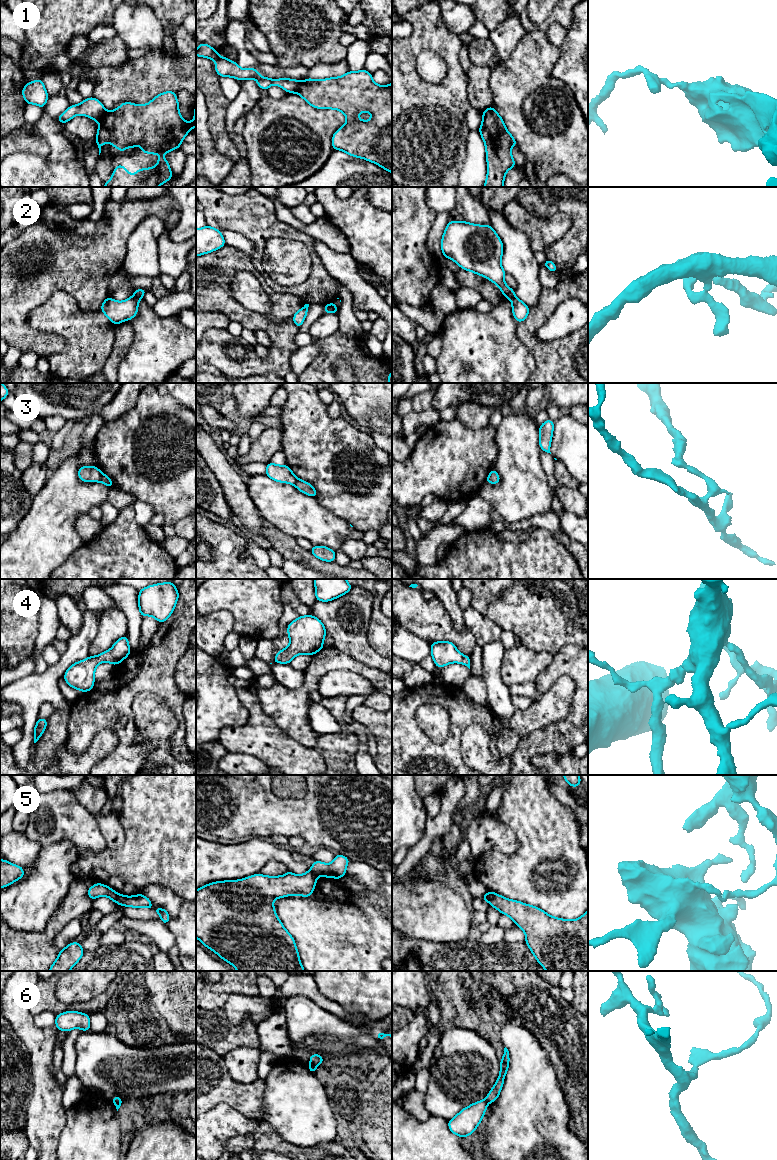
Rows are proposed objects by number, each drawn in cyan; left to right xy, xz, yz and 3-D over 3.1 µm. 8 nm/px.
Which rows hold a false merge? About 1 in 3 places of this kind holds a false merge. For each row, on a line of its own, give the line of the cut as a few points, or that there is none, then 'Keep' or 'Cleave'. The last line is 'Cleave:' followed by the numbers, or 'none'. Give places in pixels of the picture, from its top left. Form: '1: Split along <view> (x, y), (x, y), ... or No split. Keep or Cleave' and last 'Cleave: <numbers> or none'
1: Split along xy (106, 111), (98, 121). Cleave
2: Split along xy (134, 295), (139, 299). Cleave
3: Split along xy (101, 472), (99, 481). Cleave
4: No split. Keep
5: Split along xy (118, 894), (114, 901). Cleave
6: Split along yz (484, 1100), (487, 1104). Cleave
Cleave: 1, 2, 3, 5, 6

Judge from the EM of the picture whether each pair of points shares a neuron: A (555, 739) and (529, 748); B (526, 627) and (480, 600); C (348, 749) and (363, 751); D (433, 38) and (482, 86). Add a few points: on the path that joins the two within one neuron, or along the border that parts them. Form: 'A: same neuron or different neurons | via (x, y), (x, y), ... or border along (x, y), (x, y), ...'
A: same neuron | via (549, 739), (535, 743)
B: same neuron | via (515, 616), (500, 601), (491, 600)
C: different neurons | border along (353, 732), (358, 739), (356, 764)
D: different neurons | border along (466, 73), (468, 94)

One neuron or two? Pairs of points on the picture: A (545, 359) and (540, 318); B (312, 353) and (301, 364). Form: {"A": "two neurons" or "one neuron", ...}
{"A": "one neuron", "B": "one neuron"}

